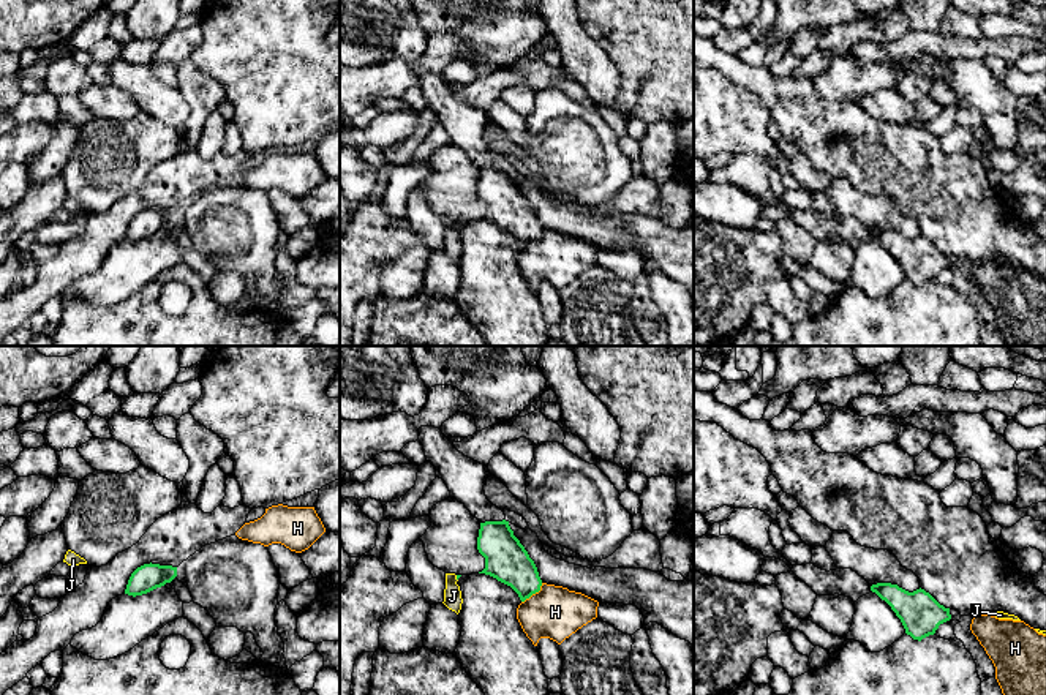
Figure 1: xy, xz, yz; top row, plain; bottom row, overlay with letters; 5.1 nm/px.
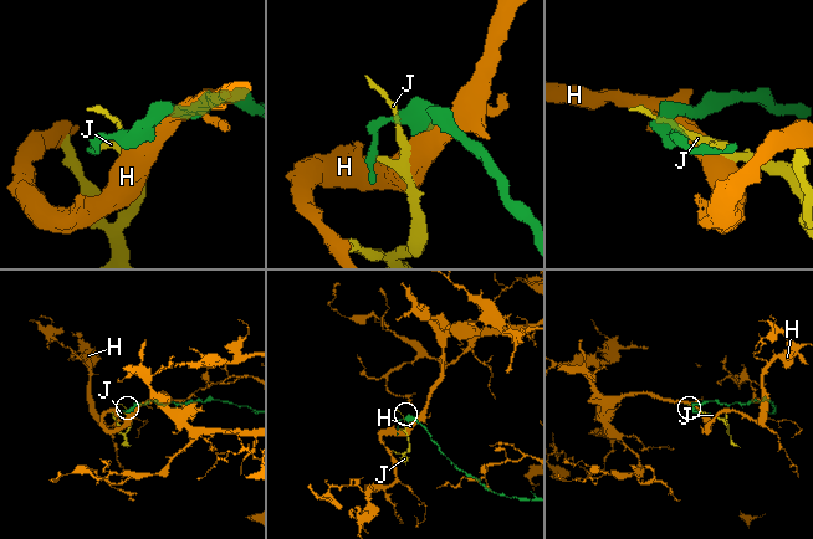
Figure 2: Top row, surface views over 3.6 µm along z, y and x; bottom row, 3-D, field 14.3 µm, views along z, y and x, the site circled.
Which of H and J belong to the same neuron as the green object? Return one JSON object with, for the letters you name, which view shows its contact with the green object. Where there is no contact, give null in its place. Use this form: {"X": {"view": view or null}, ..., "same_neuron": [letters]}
{"same_neuron": []}

